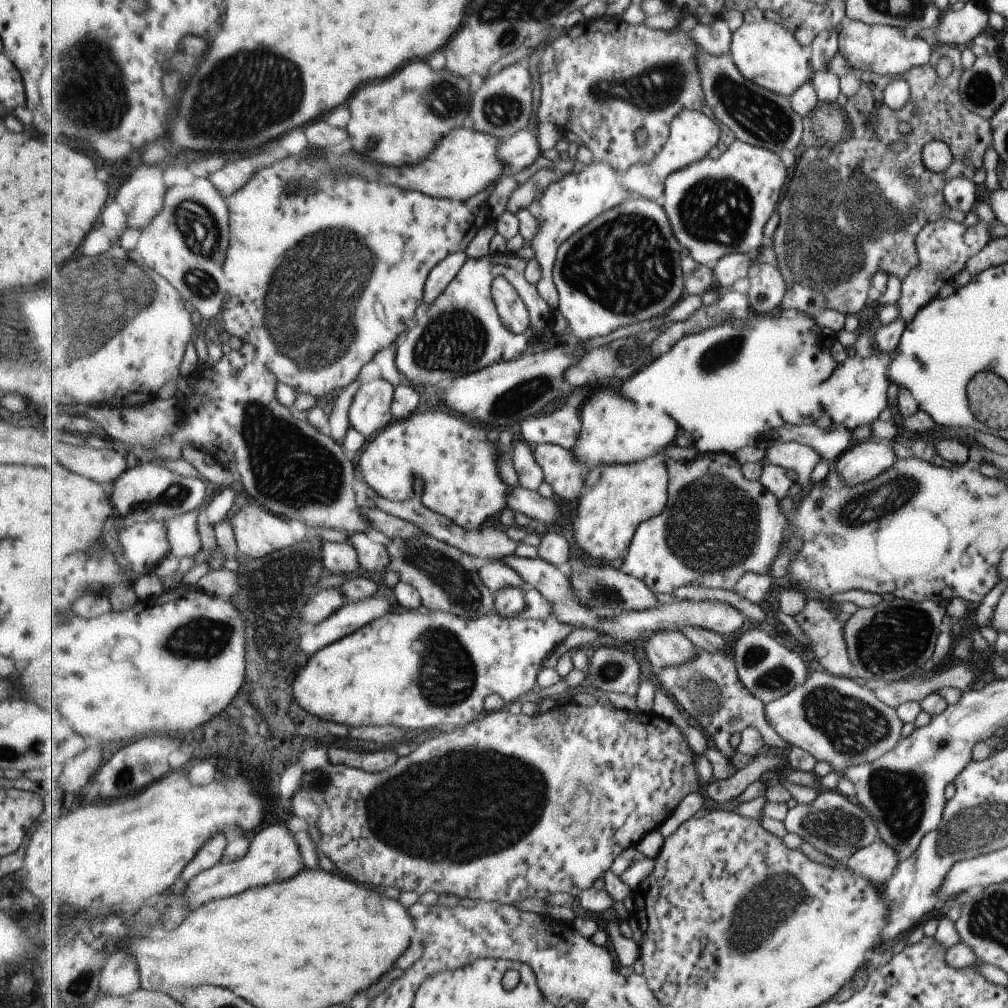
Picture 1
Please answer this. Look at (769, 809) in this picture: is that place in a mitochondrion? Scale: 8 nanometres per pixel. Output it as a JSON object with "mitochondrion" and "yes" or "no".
{"mitochondrion":"no"}

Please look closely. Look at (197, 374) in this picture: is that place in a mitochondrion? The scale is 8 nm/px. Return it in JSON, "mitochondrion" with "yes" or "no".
{"mitochondrion":"no"}

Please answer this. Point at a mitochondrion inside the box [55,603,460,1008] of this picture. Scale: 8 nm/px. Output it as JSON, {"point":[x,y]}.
{"point":[200,647]}

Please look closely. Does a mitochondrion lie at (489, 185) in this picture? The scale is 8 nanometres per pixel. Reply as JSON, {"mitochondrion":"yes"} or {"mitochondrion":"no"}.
{"mitochondrion":"no"}

